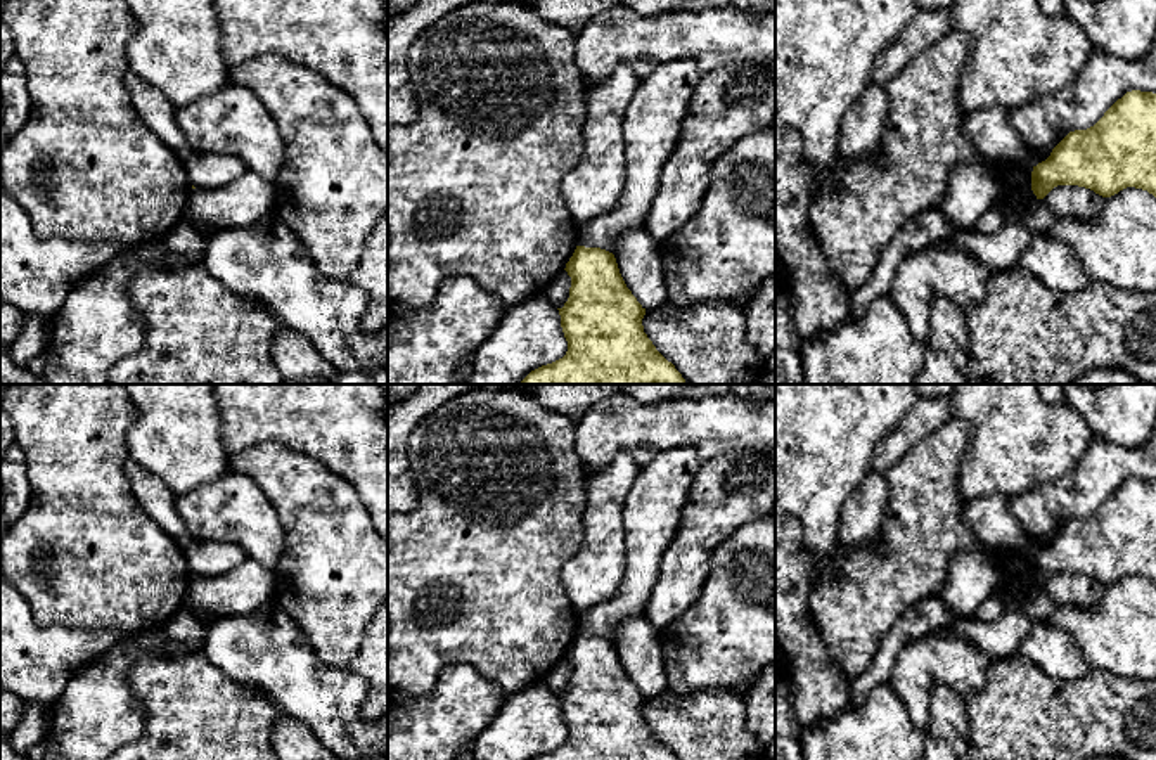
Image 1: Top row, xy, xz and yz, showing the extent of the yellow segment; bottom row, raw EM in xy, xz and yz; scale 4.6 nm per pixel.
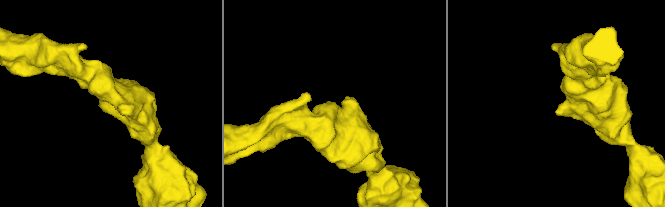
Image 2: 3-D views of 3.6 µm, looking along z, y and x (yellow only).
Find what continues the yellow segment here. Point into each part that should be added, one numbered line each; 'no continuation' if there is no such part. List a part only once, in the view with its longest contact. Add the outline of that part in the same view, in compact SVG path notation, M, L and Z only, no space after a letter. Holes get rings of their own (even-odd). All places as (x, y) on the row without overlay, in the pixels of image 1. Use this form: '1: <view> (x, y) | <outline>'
no continuation

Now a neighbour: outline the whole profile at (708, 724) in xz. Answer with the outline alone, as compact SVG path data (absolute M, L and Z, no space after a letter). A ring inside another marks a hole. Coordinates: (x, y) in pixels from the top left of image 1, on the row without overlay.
M665 687L645 698L644 720L678 760L763 760L746 729L744 694L727 687L678 694Z

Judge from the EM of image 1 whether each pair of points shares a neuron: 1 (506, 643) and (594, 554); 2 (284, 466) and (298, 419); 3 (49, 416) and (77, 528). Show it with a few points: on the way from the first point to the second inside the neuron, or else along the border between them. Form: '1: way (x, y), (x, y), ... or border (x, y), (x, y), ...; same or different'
1: border (580, 546), (561, 570), (563, 587), (577, 611); different
2: border (248, 447), (284, 444), (319, 459), (326, 466); different
3: way (75, 444), (77, 501); same

